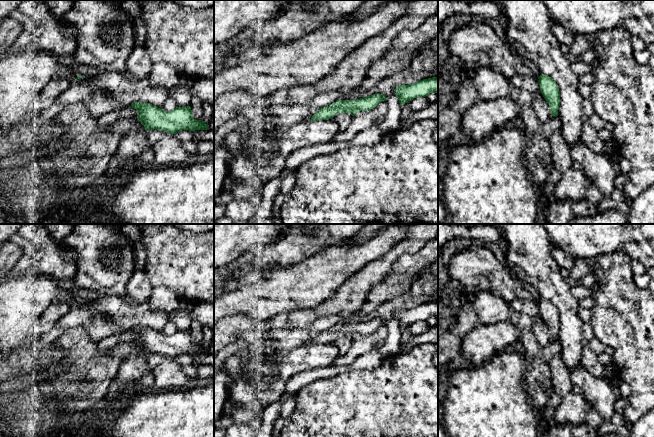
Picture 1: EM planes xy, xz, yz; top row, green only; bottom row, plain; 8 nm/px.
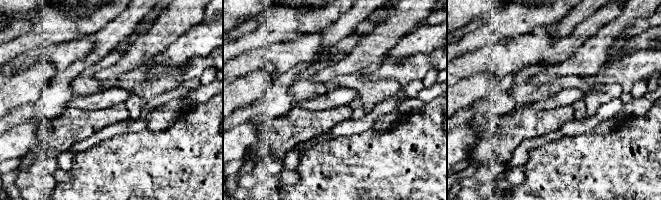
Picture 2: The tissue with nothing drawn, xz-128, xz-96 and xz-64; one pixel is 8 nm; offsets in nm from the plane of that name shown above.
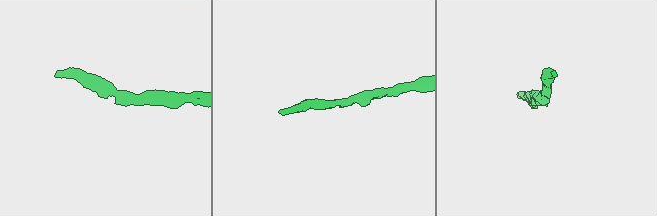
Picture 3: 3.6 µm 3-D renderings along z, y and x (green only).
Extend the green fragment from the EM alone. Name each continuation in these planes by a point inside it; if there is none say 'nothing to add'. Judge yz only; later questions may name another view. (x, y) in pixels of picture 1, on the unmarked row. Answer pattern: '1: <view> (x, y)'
nothing to add

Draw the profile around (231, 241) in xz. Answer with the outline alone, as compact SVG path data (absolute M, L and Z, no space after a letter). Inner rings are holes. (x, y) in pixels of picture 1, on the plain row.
M214 224L214 269L230 265L249 250L258 250L279 235L283 224Z

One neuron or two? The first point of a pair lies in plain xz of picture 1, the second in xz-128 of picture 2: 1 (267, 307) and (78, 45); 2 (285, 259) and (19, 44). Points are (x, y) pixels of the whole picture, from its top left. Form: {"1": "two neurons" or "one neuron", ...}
{"1": "one neuron", "2": "one neuron"}

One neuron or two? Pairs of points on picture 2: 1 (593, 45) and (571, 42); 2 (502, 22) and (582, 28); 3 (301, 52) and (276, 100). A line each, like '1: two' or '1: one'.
1: two
2: two
3: two

